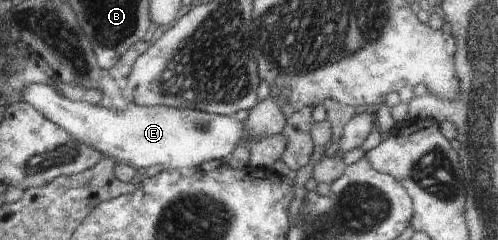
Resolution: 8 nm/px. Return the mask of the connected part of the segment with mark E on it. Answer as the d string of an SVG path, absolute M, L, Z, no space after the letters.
M44 83L27 84L23 90L23 100L30 103L47 119L66 129L74 138L99 150L103 156L132 165L136 170L162 165L168 170L192 169L199 167L202 162L214 160L214 158L222 161L247 138L245 124L231 116L217 115L196 109L140 106L135 102L132 102L125 112L118 112L102 107L101 104L97 106L86 101L73 101L64 97L54 85Z

